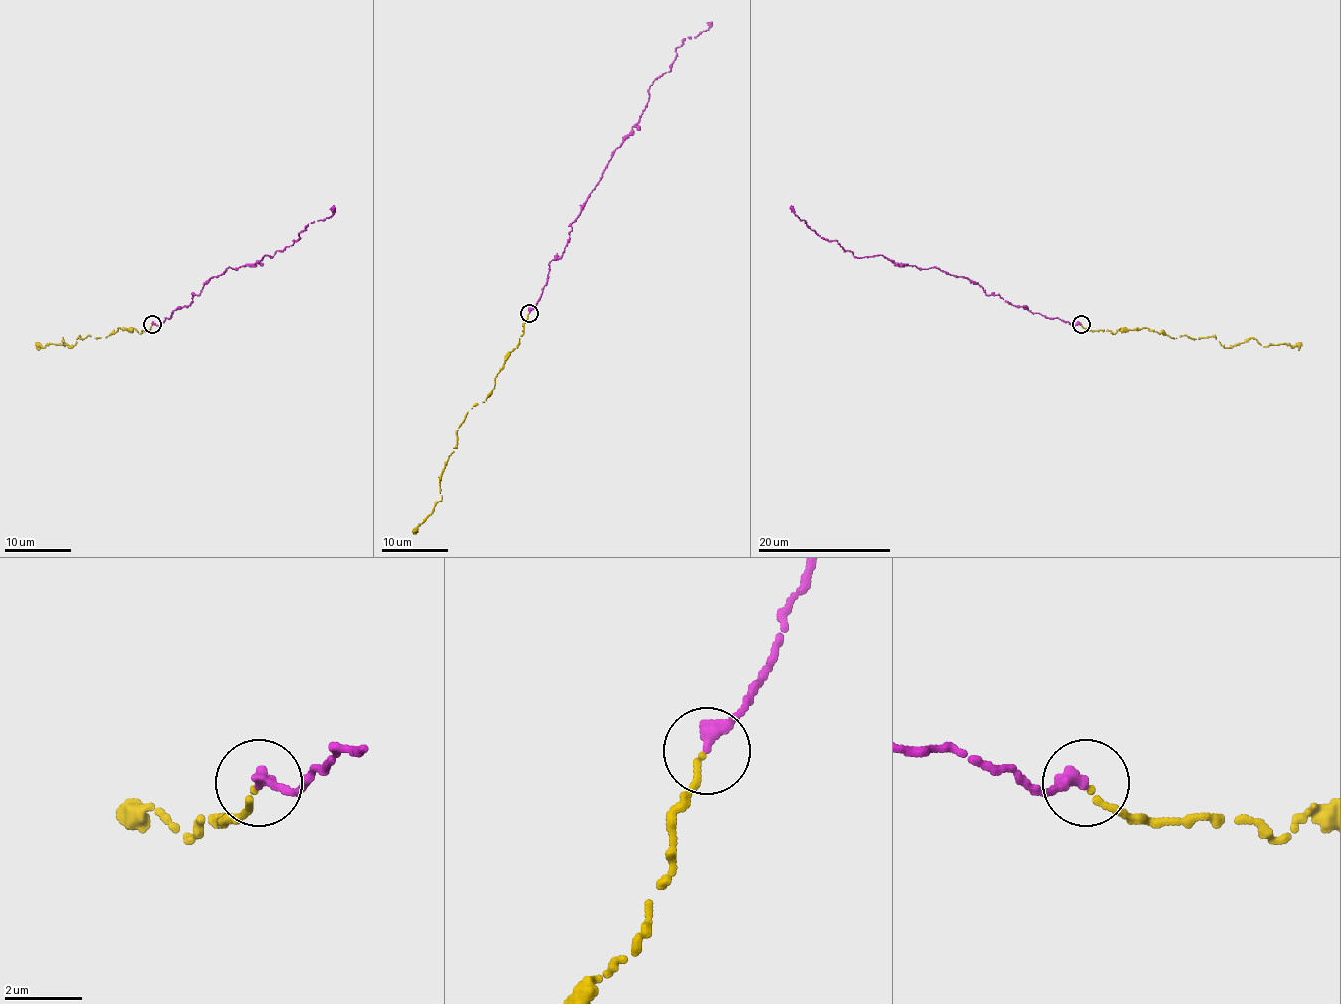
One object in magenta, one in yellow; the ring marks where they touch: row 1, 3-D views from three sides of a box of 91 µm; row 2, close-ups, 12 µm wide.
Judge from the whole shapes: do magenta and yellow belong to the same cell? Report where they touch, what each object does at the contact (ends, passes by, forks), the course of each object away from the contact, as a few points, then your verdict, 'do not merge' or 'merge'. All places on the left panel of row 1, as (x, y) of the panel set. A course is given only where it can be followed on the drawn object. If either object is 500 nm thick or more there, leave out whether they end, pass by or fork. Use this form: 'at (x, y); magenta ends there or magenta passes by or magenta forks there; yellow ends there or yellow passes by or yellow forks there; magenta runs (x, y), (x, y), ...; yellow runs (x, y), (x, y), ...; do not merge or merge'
at (152, 324); magenta ends there; yellow ends there; magenta runs (152, 324), (188, 306), (228, 267), (273, 257), (306, 226), (329, 217), (334, 206); yellow runs (151, 324), (141, 333), (119, 328), (106, 338), (79, 336), (71, 348), (62, 338), (64, 346), (36, 343); merge

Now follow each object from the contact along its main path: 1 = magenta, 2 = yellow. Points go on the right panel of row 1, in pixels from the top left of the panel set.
1: (1081, 324), (1014, 306), (936, 267), (899, 266), (881, 254), (857, 257), (836, 241), (821, 237), (791, 206)
2: (1081, 324), (1093, 331), (1143, 328), (1169, 338), (1213, 336), (1226, 348), (1251, 338), (1268, 346), (1301, 343)

